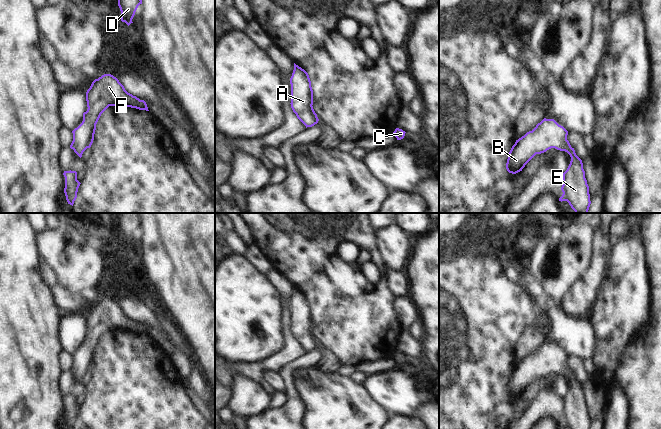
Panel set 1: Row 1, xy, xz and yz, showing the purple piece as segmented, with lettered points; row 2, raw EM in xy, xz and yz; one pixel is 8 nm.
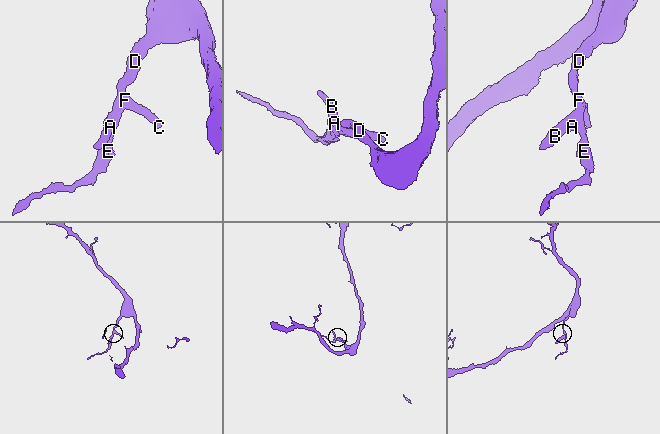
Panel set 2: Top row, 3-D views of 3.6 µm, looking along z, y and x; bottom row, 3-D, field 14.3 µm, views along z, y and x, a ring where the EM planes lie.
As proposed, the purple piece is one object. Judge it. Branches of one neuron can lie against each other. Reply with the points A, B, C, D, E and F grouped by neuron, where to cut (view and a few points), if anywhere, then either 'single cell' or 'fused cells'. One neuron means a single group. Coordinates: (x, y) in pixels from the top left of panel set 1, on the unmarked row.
A B C D E F; no cut; single cell

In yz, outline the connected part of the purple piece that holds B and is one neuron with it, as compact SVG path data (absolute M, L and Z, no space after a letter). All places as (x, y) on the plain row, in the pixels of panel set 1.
M544 342L532 355L516 364L508 378L506 393L509 397L516 398L522 395L536 378L551 372L565 375L570 379L571 385L563 397L563 418L559 425L567 425L569 429L590 429L589 410L583 387L571 371L567 359L568 355L554 343Z

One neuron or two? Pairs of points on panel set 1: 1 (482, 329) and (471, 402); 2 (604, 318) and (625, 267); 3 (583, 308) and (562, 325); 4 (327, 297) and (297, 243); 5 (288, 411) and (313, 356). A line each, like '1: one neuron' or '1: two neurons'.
1: one neuron
2: one neuron
3: two neurons
4: one neuron
5: one neuron

